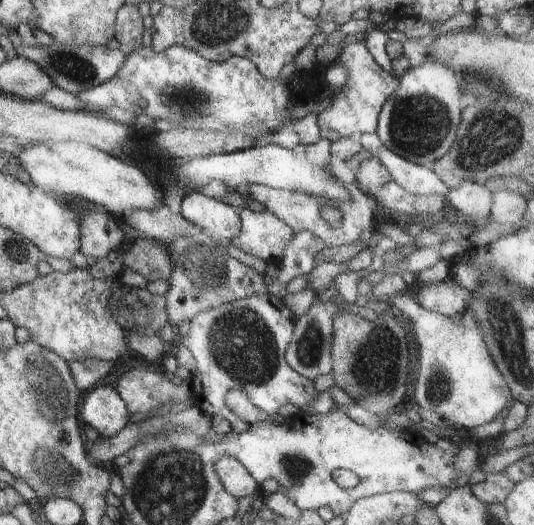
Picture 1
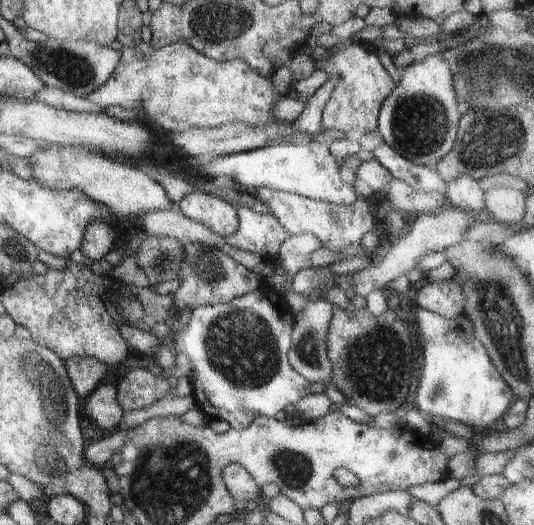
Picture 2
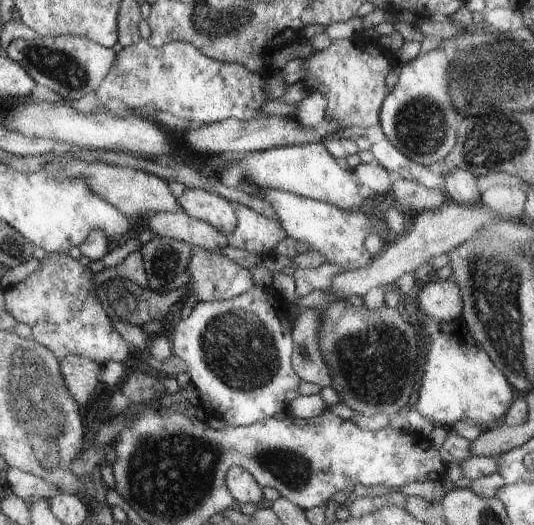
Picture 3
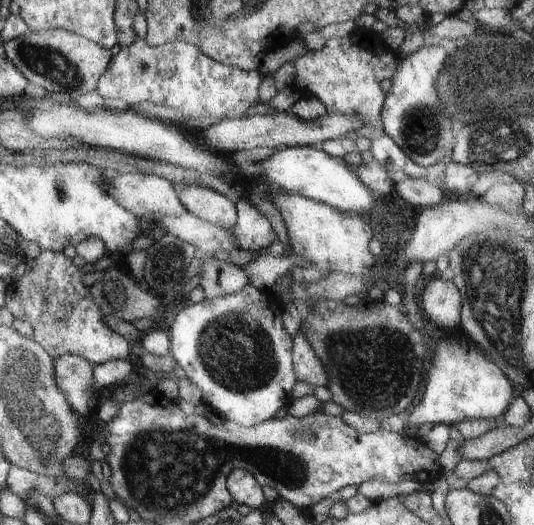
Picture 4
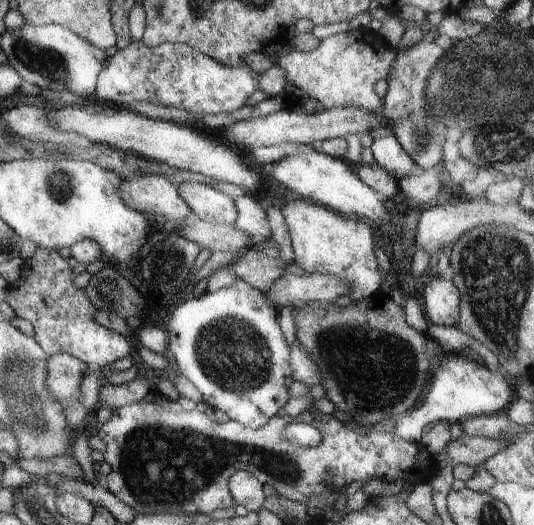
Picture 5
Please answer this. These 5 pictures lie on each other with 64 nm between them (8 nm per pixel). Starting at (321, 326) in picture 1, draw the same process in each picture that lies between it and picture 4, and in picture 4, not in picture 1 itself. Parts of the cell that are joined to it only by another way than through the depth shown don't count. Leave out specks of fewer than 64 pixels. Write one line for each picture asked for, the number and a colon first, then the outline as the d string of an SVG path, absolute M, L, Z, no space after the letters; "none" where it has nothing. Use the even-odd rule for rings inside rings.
2: M317 300L307 304L299 314L293 316L293 330L291 330L291 350L289 350L289 364L291 368L305 378L309 384L323 384L327 386L331 382L331 362L327 358L325 348L325 334L331 322L333 304L327 300Z
3: M307 310L305 314L297 314L297 320L291 328L293 338L293 354L291 366L293 372L301 378L301 382L315 384L319 388L331 386L331 374L327 364L323 362L319 344L317 344L317 326L319 326L319 310Z
4: M303 334L293 336L291 360L293 360L293 374L295 374L297 382L307 382L313 388L327 386L327 372L323 370L321 362L317 360L315 352L311 350L311 346Z

